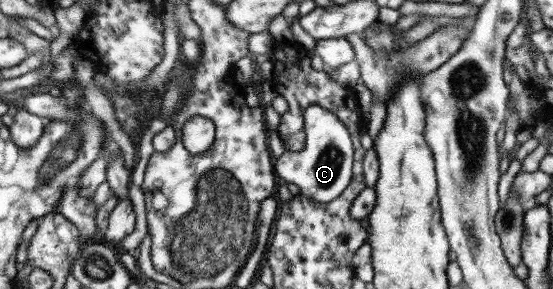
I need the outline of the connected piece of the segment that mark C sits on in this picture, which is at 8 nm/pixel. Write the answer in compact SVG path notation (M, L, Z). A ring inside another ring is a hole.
M311 105L304 109L304 147L301 151L285 150L278 158L273 158L273 169L277 177L286 183L294 183L299 193L312 200L327 203L335 199L350 182L353 146L345 125L327 109Z

